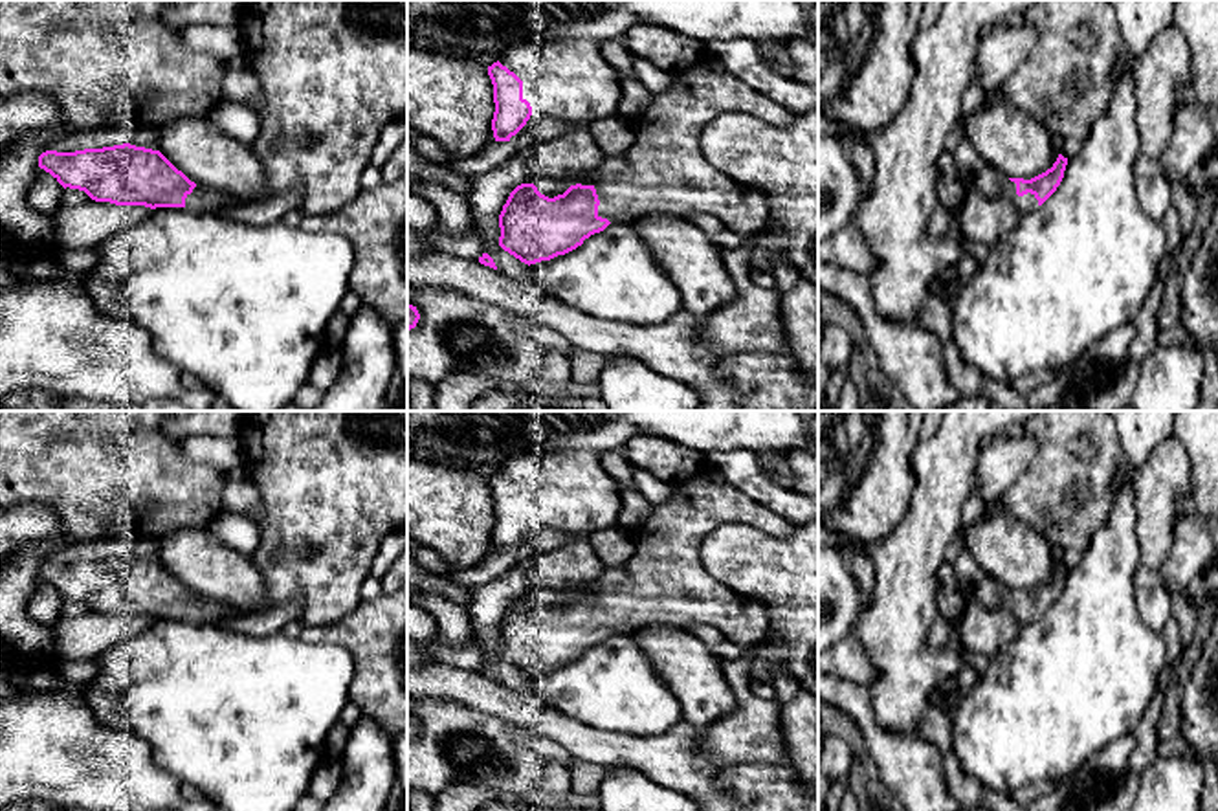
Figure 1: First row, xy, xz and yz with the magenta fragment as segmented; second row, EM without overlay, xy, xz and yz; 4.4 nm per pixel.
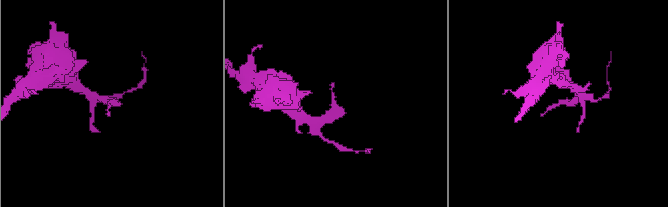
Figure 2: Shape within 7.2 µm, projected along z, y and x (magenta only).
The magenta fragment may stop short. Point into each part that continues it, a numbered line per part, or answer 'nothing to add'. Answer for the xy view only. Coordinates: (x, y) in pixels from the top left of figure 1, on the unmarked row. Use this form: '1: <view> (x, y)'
1: xy (202, 610)

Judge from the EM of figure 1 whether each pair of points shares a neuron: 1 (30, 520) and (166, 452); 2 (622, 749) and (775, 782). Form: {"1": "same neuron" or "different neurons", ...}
{"1": "different neurons", "2": "different neurons"}

